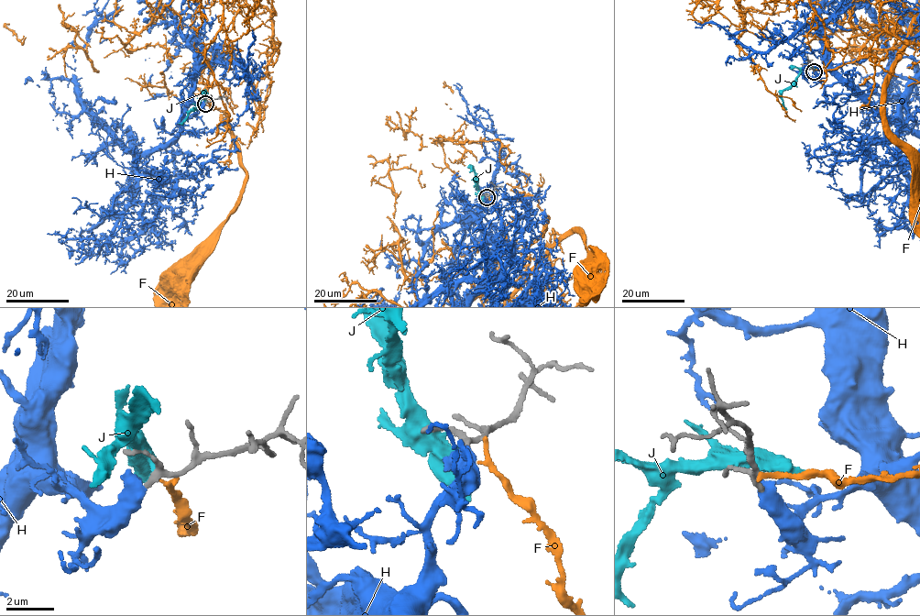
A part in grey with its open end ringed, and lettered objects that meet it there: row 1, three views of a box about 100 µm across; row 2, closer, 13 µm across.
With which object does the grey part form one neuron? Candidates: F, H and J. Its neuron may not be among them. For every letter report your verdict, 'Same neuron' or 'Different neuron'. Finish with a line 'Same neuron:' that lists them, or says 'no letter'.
F: Different neuron
H: Same neuron
J: Different neuron
Same neuron: H

